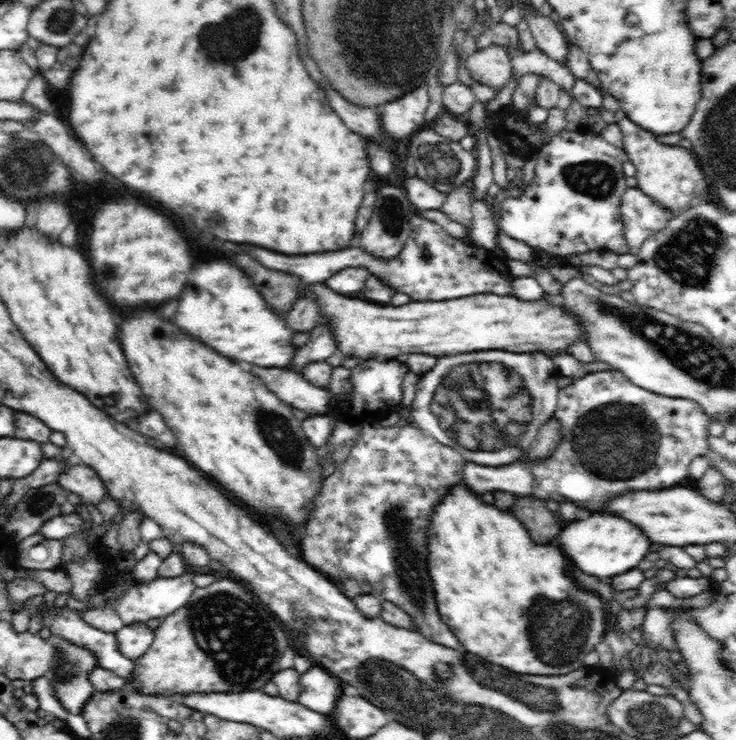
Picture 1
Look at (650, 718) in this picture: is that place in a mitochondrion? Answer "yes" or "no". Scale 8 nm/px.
yes

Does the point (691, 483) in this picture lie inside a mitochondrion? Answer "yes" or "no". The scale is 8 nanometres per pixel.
no

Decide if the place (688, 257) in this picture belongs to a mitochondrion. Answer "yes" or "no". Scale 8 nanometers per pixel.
yes

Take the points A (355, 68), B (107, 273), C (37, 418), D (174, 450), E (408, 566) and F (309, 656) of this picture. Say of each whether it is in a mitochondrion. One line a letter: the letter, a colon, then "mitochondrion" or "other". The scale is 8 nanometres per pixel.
A: mitochondrion
B: other
C: other
D: other
E: mitochondrion
F: other

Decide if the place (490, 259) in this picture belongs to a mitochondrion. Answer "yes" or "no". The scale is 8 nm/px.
no

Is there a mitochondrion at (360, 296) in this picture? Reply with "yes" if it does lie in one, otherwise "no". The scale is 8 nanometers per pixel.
no

